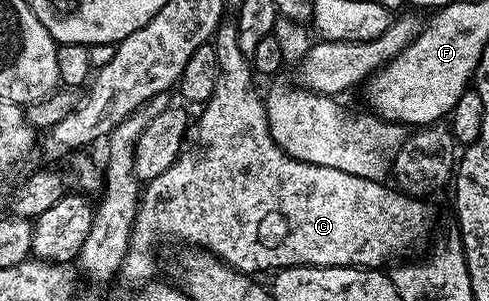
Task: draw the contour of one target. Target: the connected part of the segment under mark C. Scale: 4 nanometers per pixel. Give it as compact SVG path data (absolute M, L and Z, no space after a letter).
M233 19L222 20L220 27L215 34L215 48L219 61L219 79L215 79L215 91L209 97L205 109L201 113L201 118L196 118L195 124L187 134L189 146L182 148L180 155L171 163L163 175L151 179L141 190L141 200L137 202L137 217L133 220L133 233L129 236L129 250L125 253L125 258L121 263L119 277L125 281L137 281L136 283L149 283L154 280L157 273L157 257L153 254L153 248L160 241L165 241L168 237L178 237L181 241L186 241L186 246L196 247L201 251L208 251L213 256L224 261L233 269L238 269L241 273L250 275L261 275L264 269L276 271L295 267L296 265L314 265L315 267L343 267L348 265L354 269L381 269L384 261L392 262L394 259L401 259L408 249L413 249L417 241L421 241L429 233L429 209L424 205L424 200L414 199L396 188L388 189L388 184L372 181L367 178L360 178L357 175L349 175L345 171L339 171L333 167L317 166L315 163L301 162L299 159L291 158L281 149L279 143L272 138L269 130L268 116L265 113L265 103L262 94L257 94L257 89L253 86L255 72L250 58L243 51L239 51L239 35L237 34L237 22Z

